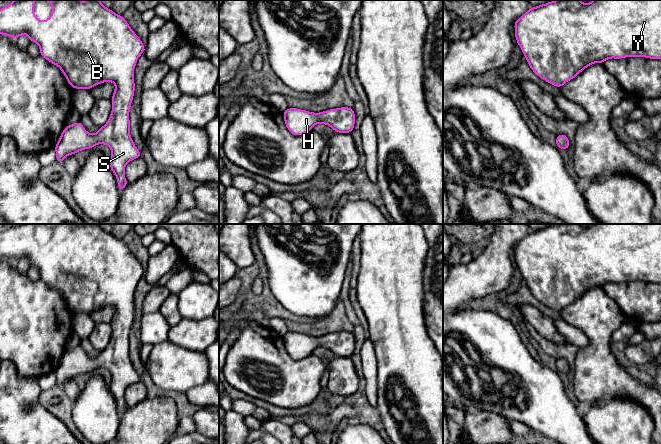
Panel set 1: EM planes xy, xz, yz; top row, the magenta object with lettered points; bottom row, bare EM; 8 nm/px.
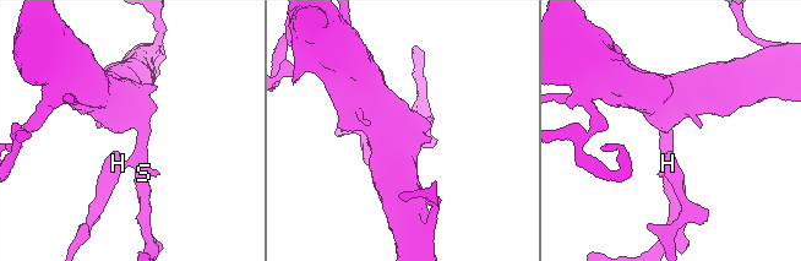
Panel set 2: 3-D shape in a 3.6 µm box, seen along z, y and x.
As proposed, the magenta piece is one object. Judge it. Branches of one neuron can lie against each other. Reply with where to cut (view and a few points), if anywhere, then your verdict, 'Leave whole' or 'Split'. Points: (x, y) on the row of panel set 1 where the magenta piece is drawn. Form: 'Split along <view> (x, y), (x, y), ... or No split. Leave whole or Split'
No split. Leave whole

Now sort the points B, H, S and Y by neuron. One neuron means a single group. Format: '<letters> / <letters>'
B H S Y

